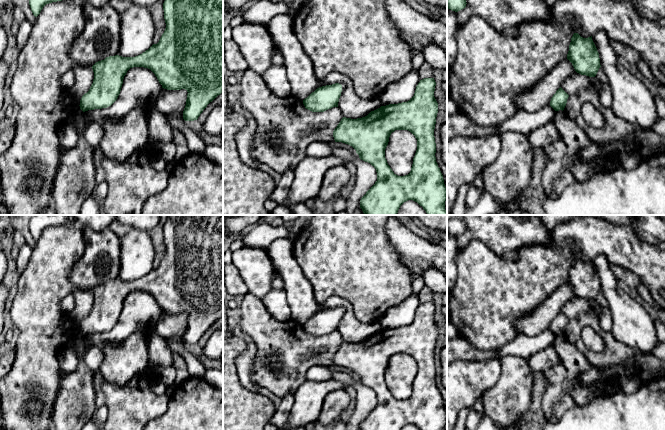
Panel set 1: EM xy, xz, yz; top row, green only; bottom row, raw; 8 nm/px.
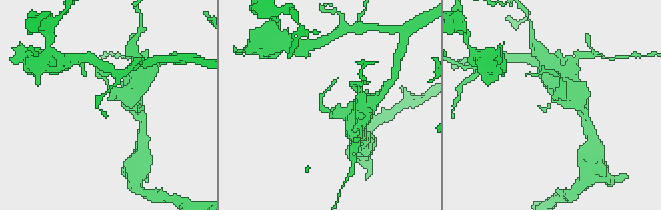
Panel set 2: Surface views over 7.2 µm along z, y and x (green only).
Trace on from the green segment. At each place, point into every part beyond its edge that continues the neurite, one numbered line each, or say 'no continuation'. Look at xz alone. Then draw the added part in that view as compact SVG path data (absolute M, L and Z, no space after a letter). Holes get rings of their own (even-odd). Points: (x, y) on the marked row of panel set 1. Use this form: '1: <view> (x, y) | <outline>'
no continuation

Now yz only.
no continuation

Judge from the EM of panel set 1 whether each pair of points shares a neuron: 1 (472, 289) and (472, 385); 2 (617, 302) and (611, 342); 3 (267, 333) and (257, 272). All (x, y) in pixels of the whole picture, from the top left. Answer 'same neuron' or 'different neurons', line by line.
1: different neurons
2: different neurons
3: different neurons

